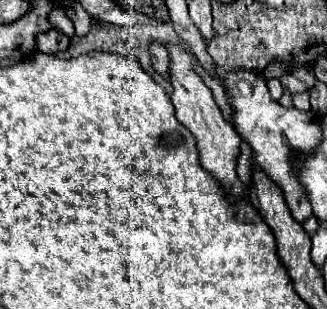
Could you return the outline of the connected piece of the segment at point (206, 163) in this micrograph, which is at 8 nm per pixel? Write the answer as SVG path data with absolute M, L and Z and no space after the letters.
M168 43L166 45L168 55L170 55L170 83L174 87L172 91L172 105L176 109L176 119L188 127L192 131L192 135L198 141L198 151L200 151L200 165L210 171L220 185L228 191L230 199L240 199L246 193L246 187L240 183L238 175L236 175L236 159L240 155L240 135L236 133L236 129L224 121L212 91L206 87L206 83L202 81L202 77L194 71L196 59L190 51L186 51L184 47L176 45L176 43Z

